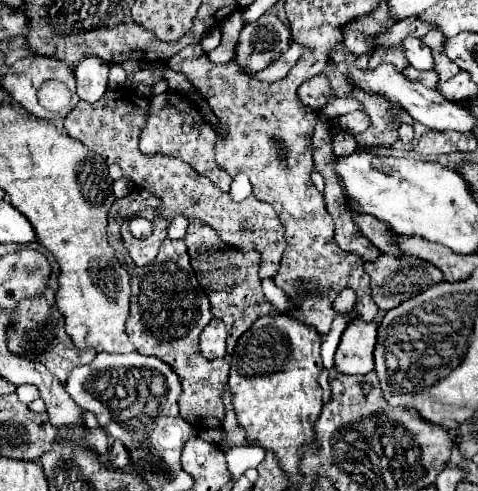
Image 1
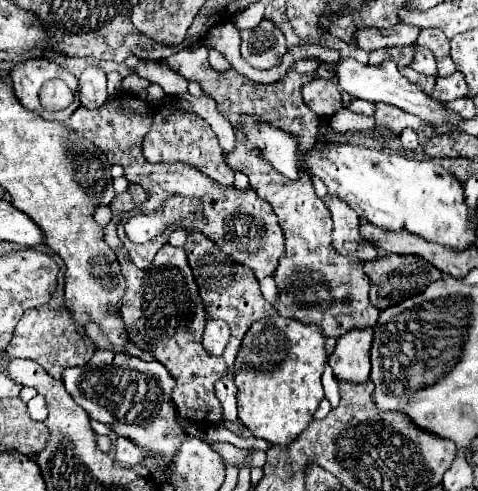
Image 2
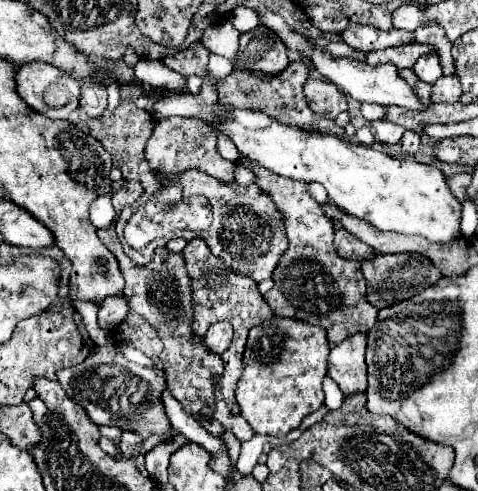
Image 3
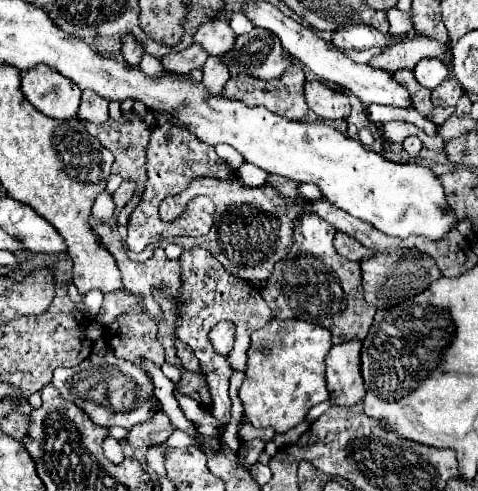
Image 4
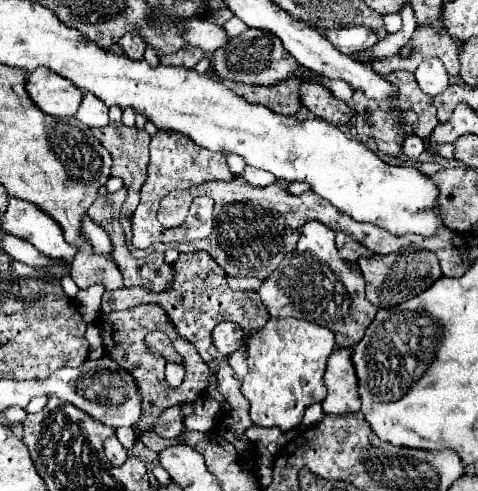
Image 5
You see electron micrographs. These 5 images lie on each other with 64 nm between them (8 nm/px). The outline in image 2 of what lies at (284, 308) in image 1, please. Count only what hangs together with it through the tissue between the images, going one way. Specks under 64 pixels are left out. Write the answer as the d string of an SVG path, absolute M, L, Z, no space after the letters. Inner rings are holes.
M272 276L260 280L260 290L262 290L264 300L268 300L268 302L276 302L278 300L278 290L276 290L276 284L274 284Z

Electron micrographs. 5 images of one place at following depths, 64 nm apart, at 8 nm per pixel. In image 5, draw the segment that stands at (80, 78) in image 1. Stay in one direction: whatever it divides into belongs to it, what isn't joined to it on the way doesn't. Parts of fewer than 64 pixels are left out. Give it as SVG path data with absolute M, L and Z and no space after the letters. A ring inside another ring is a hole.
M90 92L84 94L84 100L76 112L76 118L86 124L88 128L102 128L108 126L108 106L104 106L102 100L98 100L96 96L92 96Z

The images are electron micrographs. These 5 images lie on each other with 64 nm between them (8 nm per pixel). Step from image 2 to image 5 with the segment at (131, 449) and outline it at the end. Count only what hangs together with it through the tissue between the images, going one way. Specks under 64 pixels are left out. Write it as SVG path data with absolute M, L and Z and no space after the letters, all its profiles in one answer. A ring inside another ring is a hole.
M172 406L162 416L158 418L156 432L164 438L176 438L184 432L184 416L182 416L182 406Z

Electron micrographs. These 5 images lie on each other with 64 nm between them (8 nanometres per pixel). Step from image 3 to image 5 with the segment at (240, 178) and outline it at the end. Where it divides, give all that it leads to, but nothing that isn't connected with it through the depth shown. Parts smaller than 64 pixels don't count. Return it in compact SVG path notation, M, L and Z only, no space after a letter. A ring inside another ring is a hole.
M246 166L246 170L244 170L244 180L246 180L248 184L252 184L252 186L270 186L270 184L276 182L276 178L274 178L272 174L260 172L260 170L252 168L252 166Z

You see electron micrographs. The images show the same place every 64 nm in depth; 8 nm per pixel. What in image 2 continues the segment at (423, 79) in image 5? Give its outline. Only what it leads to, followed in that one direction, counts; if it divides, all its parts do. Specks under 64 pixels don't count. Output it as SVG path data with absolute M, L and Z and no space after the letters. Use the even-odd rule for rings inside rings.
M416 46L416 56L412 62L412 68L424 76L438 76L438 68L436 68L436 58L432 56L432 52L428 48L420 48Z

